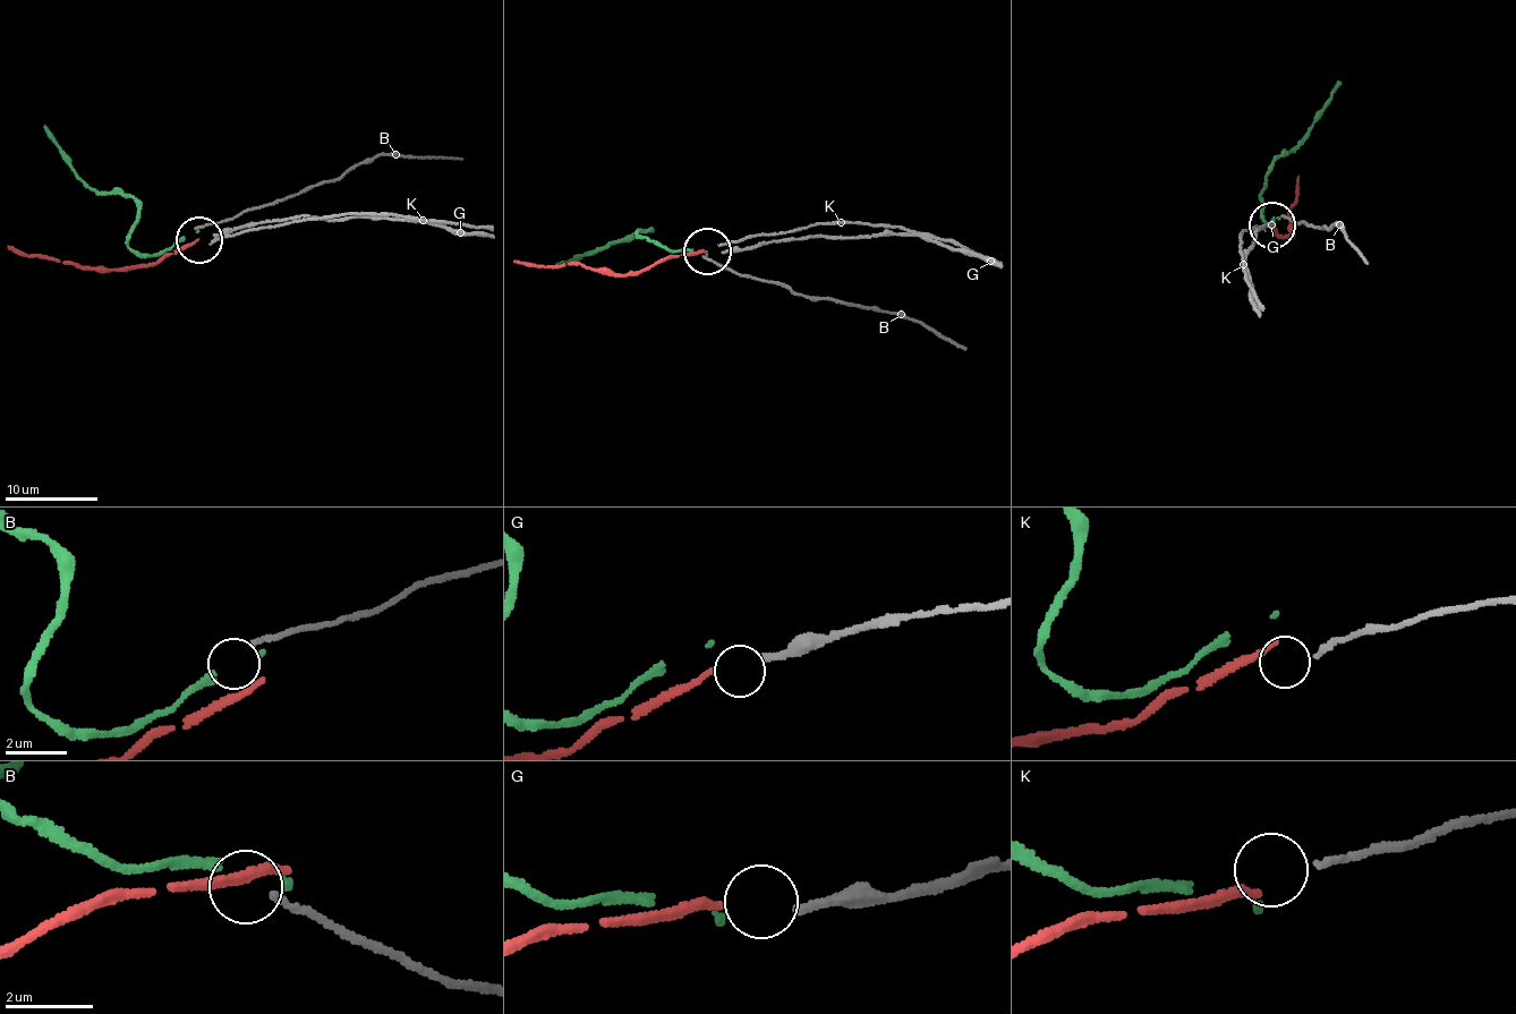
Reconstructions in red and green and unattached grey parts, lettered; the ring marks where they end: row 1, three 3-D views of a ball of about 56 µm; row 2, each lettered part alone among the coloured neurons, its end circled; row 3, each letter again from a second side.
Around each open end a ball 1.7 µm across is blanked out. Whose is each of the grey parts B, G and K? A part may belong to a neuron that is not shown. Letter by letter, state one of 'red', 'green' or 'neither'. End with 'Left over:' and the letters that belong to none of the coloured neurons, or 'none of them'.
B: neither
G: red
K: neither
Left over: B, K

